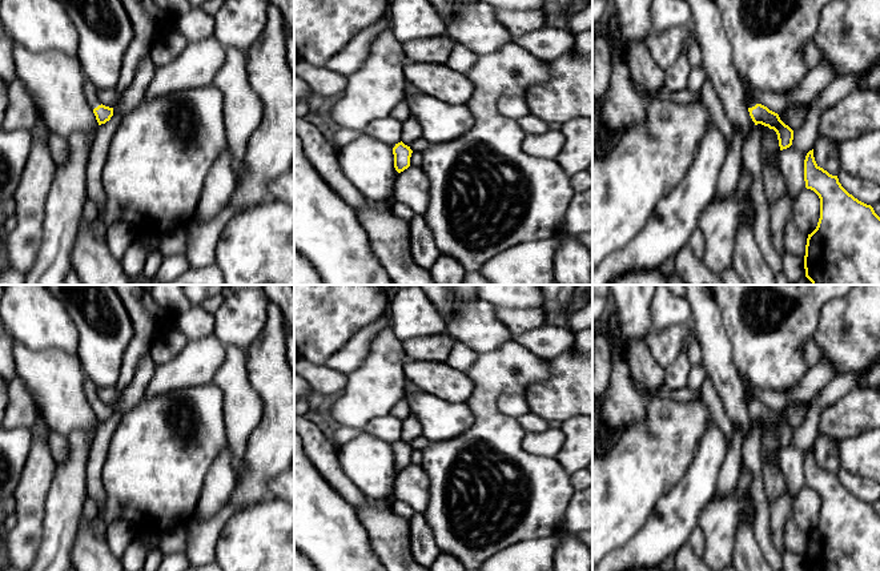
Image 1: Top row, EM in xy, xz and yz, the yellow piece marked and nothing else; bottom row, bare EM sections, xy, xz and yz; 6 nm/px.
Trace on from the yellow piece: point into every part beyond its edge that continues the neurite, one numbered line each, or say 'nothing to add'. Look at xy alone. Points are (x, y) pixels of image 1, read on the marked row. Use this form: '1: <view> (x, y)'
1: xy (89, 88)

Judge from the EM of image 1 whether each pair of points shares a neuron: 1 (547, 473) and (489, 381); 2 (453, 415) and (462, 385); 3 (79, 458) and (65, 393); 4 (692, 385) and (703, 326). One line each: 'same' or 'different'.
1: same
2: different
3: different
4: different

